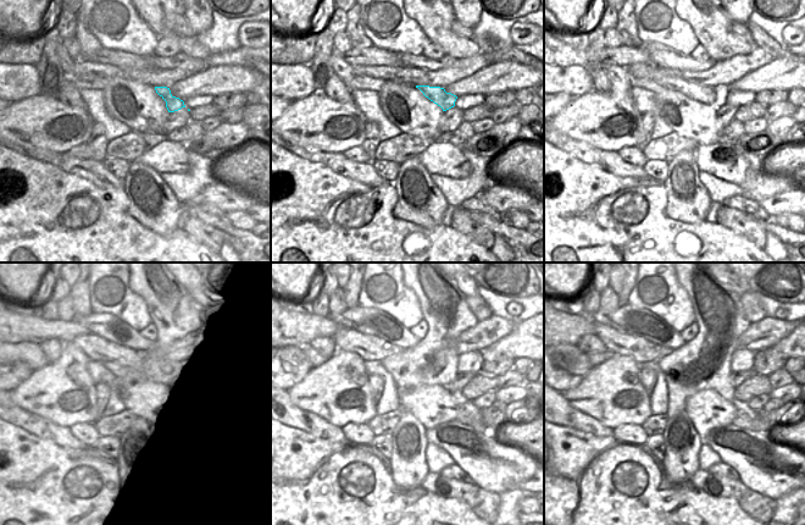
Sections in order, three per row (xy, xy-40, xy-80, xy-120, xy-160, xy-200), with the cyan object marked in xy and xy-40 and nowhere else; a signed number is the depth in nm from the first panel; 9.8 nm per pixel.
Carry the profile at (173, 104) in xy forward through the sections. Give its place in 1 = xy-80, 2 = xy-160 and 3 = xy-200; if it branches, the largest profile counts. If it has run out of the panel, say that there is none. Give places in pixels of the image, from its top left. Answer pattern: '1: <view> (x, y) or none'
1: xy-80 (716, 97)
2: xy-160 (370, 348)
3: xy-200 (642, 351)

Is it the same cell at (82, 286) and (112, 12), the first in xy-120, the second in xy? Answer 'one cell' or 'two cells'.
two cells

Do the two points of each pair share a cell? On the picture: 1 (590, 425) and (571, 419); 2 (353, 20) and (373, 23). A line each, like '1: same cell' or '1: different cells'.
1: same cell
2: different cells

